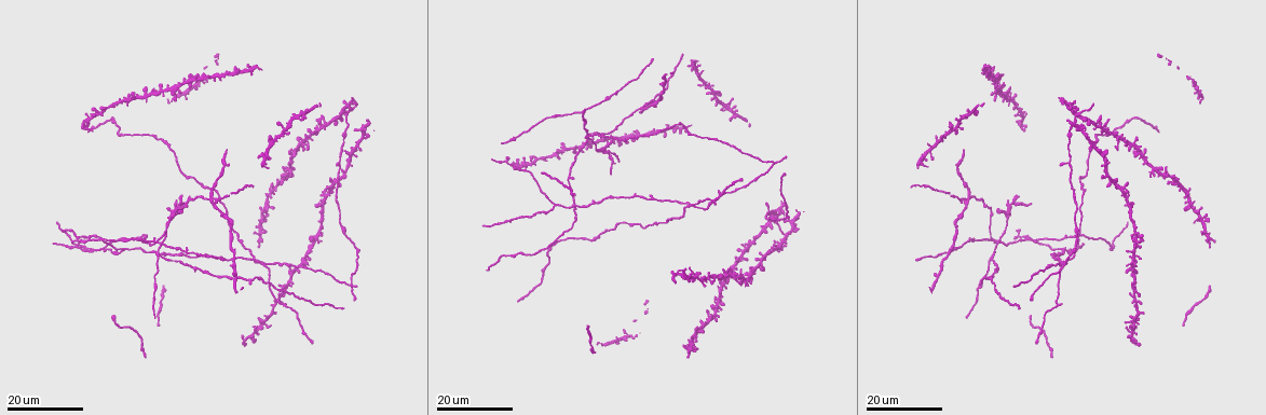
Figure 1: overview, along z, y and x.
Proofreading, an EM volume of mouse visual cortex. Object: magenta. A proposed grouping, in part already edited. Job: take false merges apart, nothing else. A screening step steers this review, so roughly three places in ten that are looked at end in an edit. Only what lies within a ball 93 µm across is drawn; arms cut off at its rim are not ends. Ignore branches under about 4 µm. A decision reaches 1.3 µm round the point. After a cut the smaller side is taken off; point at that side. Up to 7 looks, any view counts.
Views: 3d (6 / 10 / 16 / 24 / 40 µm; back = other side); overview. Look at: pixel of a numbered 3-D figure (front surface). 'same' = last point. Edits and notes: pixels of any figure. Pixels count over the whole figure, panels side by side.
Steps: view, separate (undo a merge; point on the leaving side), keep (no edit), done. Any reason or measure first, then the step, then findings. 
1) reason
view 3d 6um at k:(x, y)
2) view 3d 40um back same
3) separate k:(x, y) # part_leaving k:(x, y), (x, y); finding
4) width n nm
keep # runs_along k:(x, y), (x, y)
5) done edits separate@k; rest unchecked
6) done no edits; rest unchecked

three arms meet
view 3d 24um at 1:(156, 257)

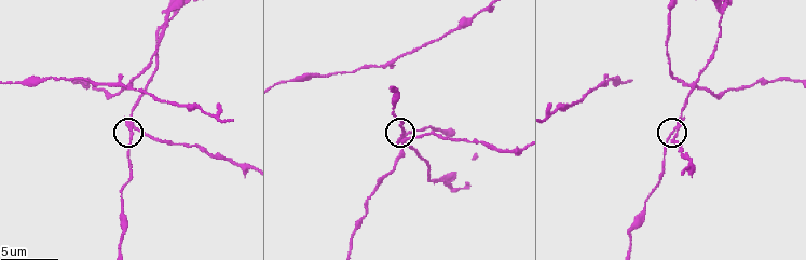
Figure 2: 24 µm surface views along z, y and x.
closer look
view 3d 10um at 2:(402, 137)

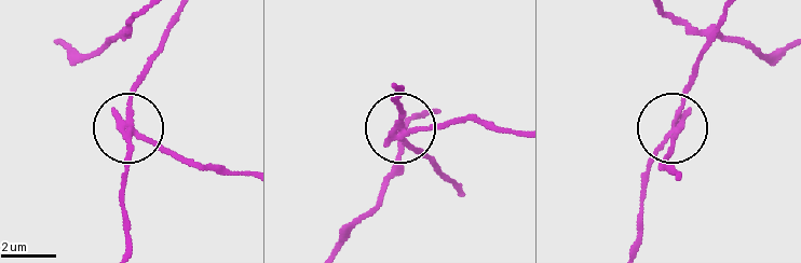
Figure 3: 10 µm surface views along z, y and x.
side_arm 51 um
separate 3:(130, 155) # part_leaving 3:(124, 121), (136, 81), (176, 11); two neurons meet here

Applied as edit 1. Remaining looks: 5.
narrows sharply
view 3d 10um at 2:(551, 115)

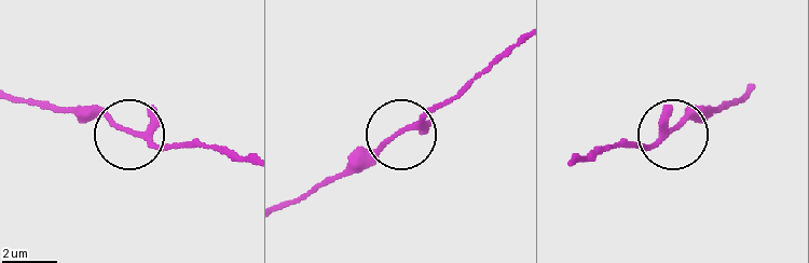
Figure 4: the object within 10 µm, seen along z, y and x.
arms 3
keep # runs_along 4:(286, 205), (369, 165), (465, 84); one neuron here

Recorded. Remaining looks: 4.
view 3d 24um at 1:(210, 199)

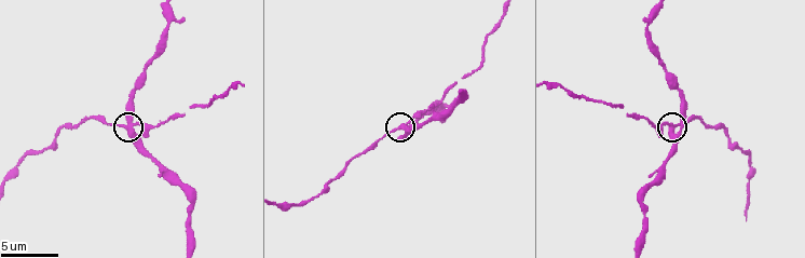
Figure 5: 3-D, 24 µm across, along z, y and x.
closer look
view 3d 6um at 5:(131, 127)

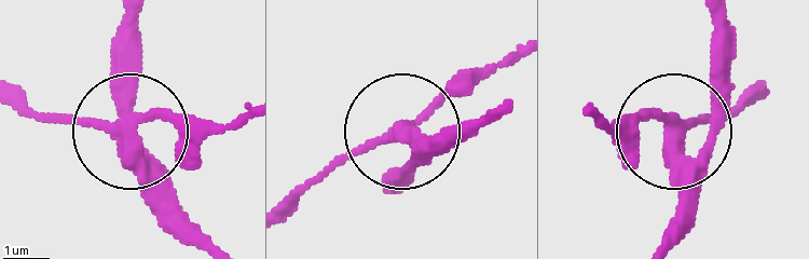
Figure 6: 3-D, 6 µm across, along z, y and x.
view 3d 6um back at 6:(672, 132)

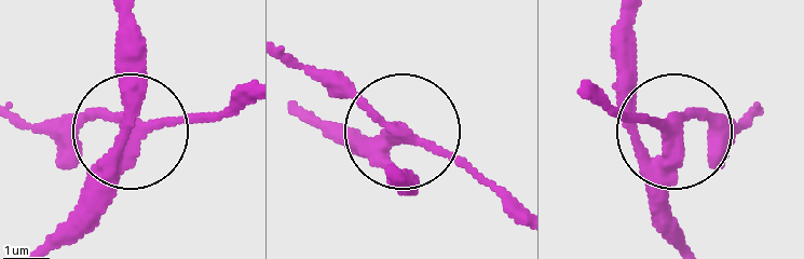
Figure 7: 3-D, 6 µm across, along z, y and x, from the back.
side_arm 33 um
separate 7:(75, 230) # part_leaving 7:(107, 179), (49, 245); a second neuron is stuck on

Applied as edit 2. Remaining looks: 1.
done edits separate@3, separate@7; rest unchecked

